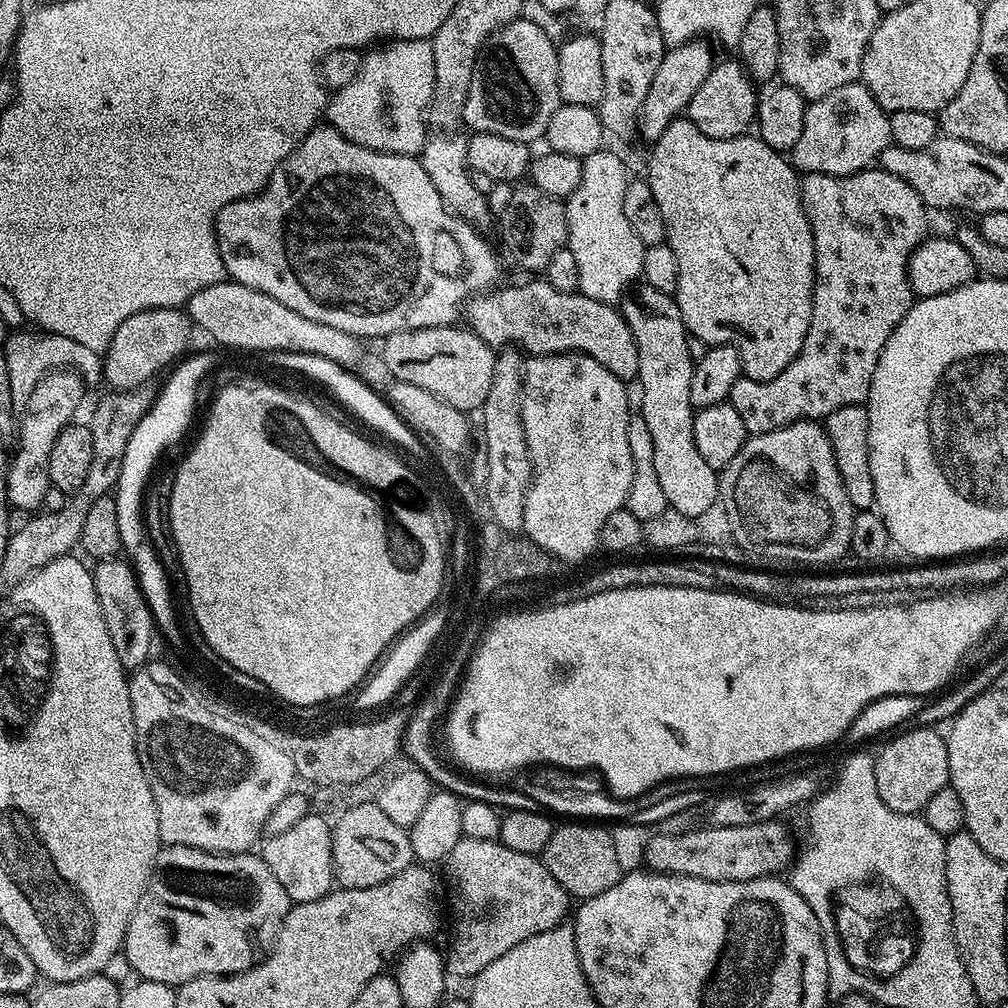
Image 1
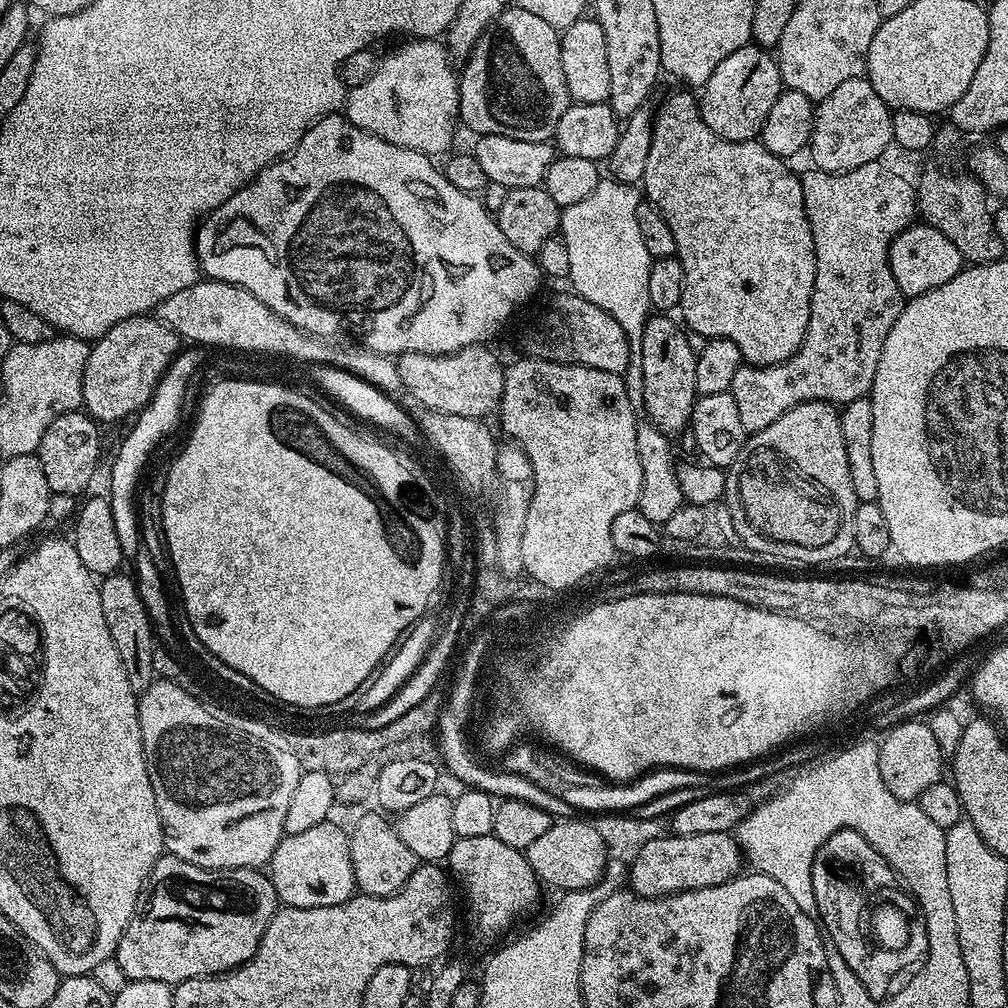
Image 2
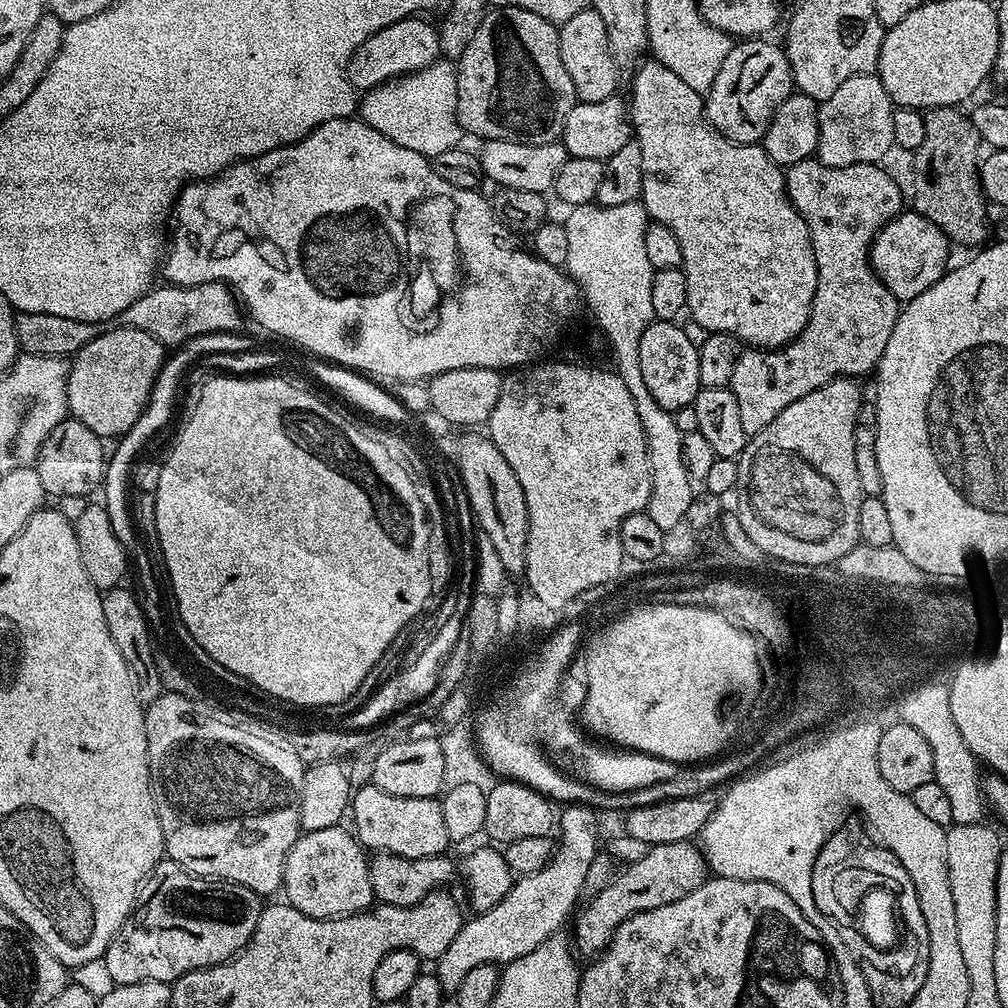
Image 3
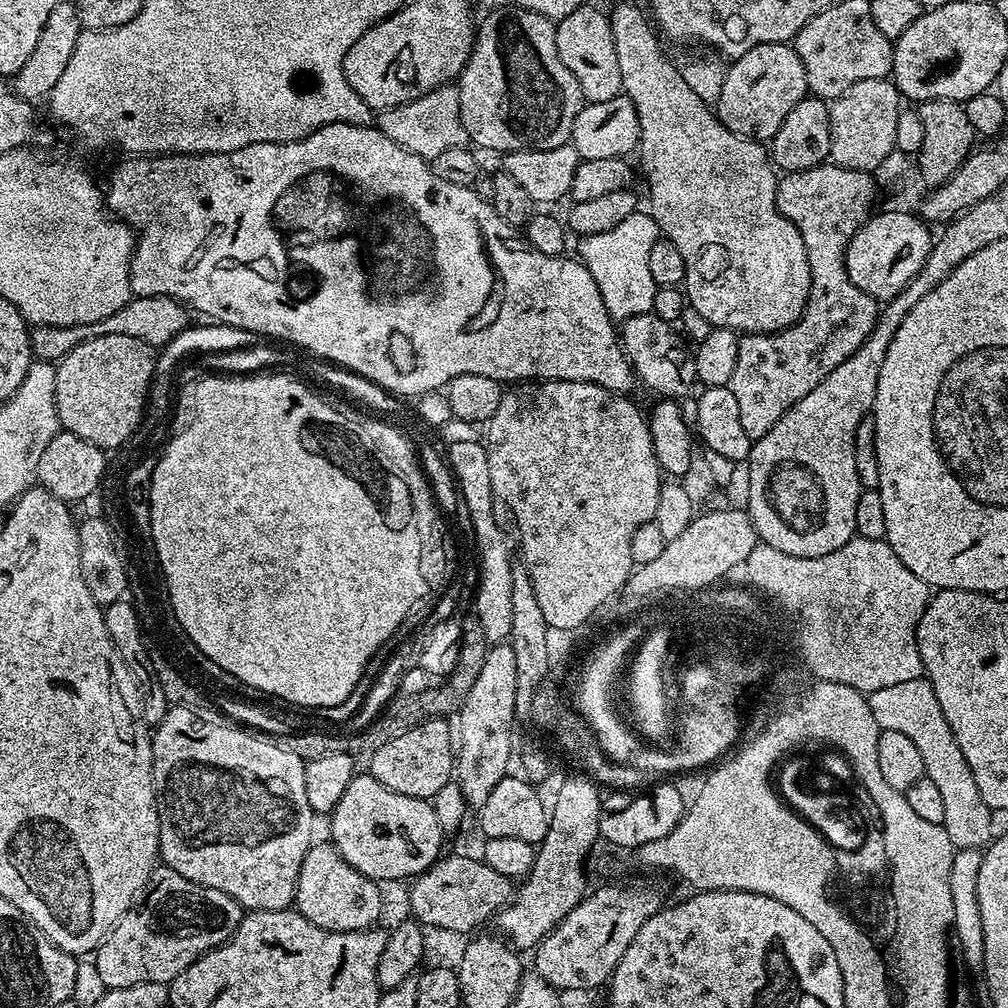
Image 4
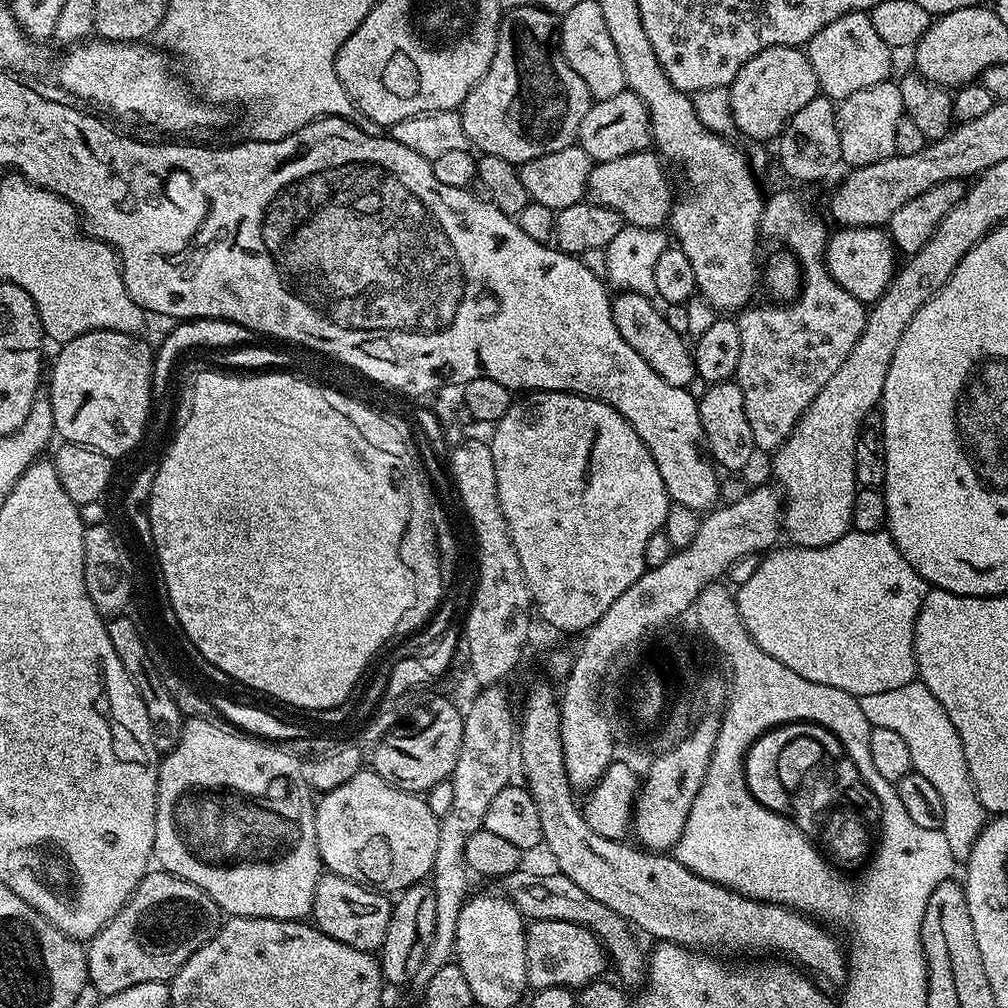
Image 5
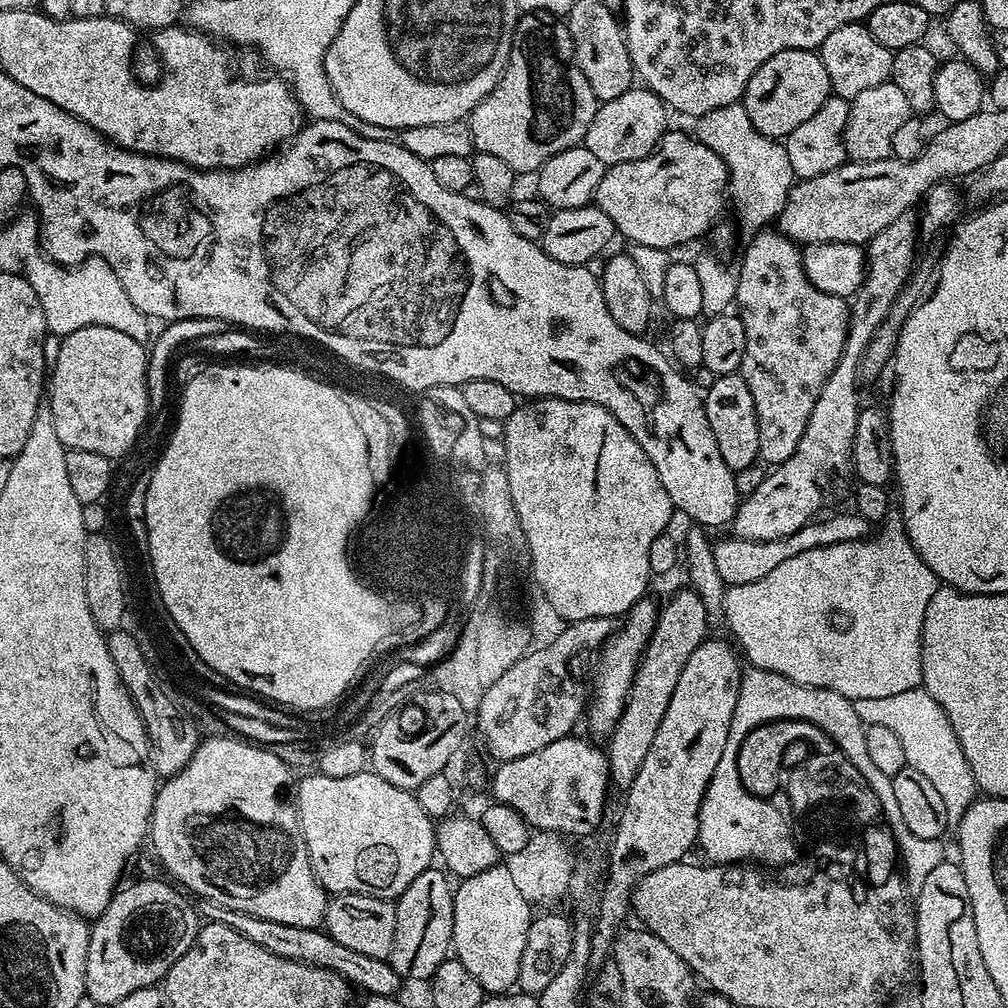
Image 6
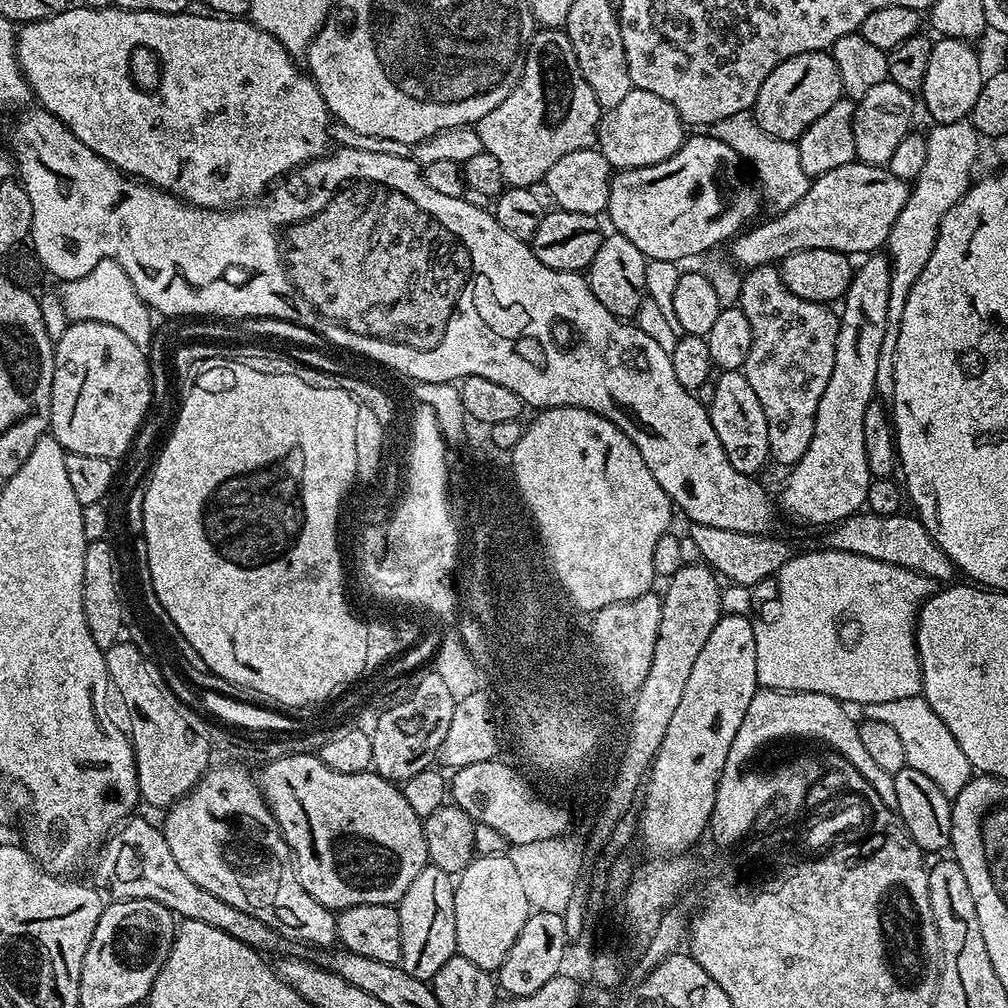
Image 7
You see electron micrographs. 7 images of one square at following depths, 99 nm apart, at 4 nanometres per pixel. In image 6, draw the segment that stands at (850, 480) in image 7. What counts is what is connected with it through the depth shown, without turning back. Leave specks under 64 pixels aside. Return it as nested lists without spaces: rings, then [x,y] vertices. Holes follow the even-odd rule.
[[[915,211],[903,212],[881,230],[866,245],[866,267],[864,284],[858,286],[850,298],[848,310],[848,333],[842,358],[830,374],[814,410],[810,422],[806,422],[806,434],[798,442],[798,450],[786,462],[775,465],[769,476],[764,476],[756,484],[752,493],[740,501],[736,517],[730,525],[731,535],[758,542],[770,542],[774,538],[786,538],[794,530],[802,530],[821,515],[824,495],[832,492],[852,472],[852,447],[854,446],[854,426],[858,426],[858,414],[862,407],[860,384],[862,373],[860,364],[864,360],[870,340],[890,314],[898,294],[908,283],[916,260],[916,238],[918,239],[918,216]]]

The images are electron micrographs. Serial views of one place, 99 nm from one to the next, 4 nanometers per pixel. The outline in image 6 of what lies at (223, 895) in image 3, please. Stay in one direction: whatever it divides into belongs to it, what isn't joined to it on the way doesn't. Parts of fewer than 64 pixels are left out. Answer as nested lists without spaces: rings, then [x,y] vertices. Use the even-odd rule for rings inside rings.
[[[140,880],[129,888],[121,887],[104,913],[95,917],[88,933],[84,991],[97,1006],[111,1006],[126,998],[126,994],[134,994],[134,990],[159,985],[168,975],[170,966],[174,966],[174,962],[178,962],[178,958],[182,958],[182,954],[196,943],[202,919],[195,906],[187,900],[189,897],[175,883],[164,880]]]

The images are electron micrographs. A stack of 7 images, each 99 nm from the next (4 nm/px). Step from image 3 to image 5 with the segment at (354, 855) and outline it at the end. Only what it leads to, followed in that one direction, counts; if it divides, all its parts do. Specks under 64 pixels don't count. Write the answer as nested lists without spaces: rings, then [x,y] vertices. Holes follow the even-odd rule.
[[[325,871],[314,890],[310,916],[315,927],[330,938],[346,946],[354,946],[354,950],[375,953],[384,944],[392,905],[393,901],[385,893]]]

